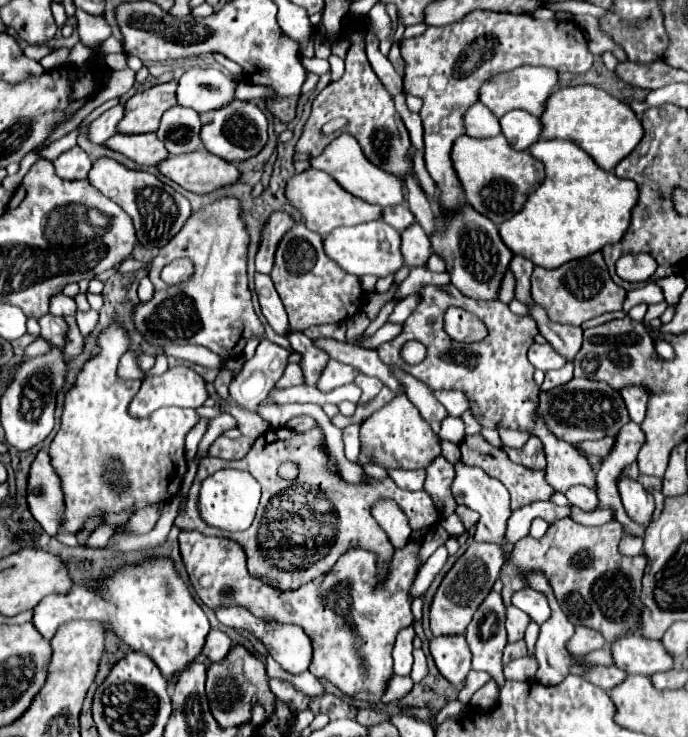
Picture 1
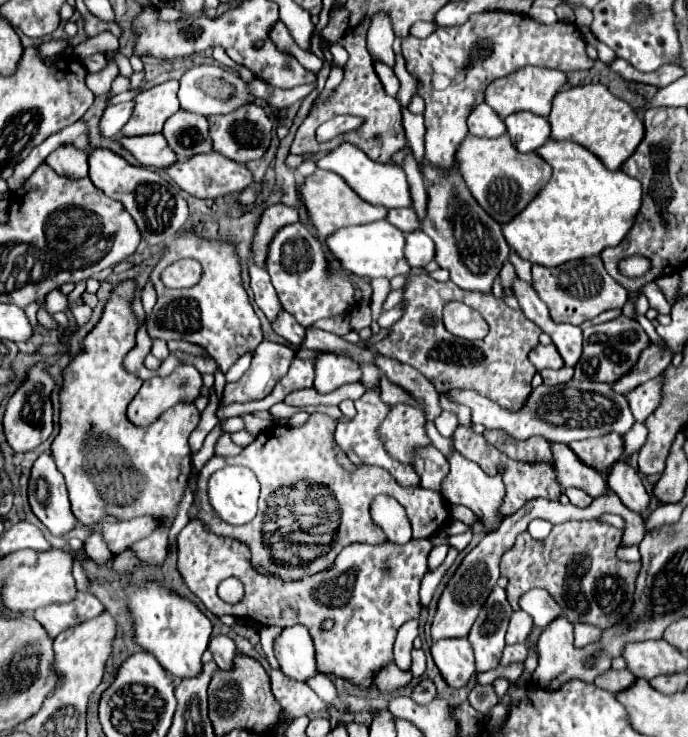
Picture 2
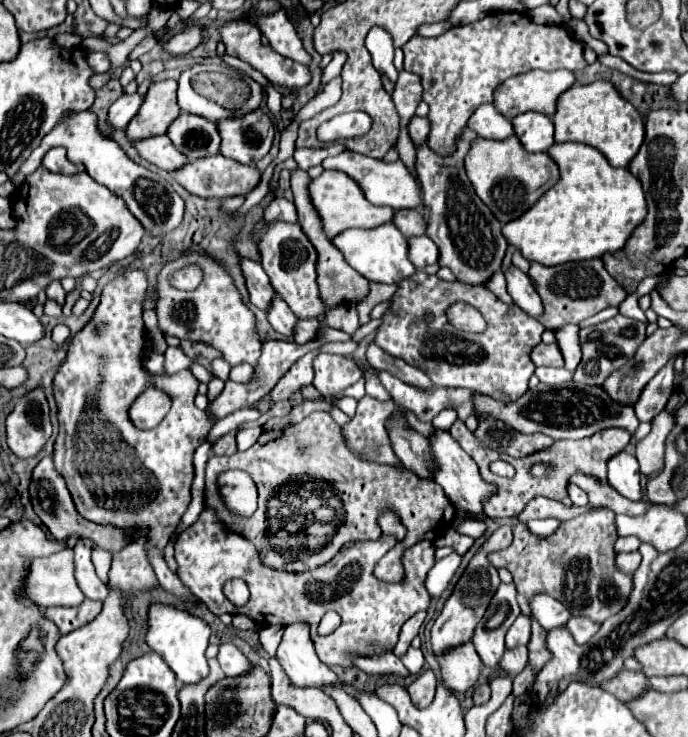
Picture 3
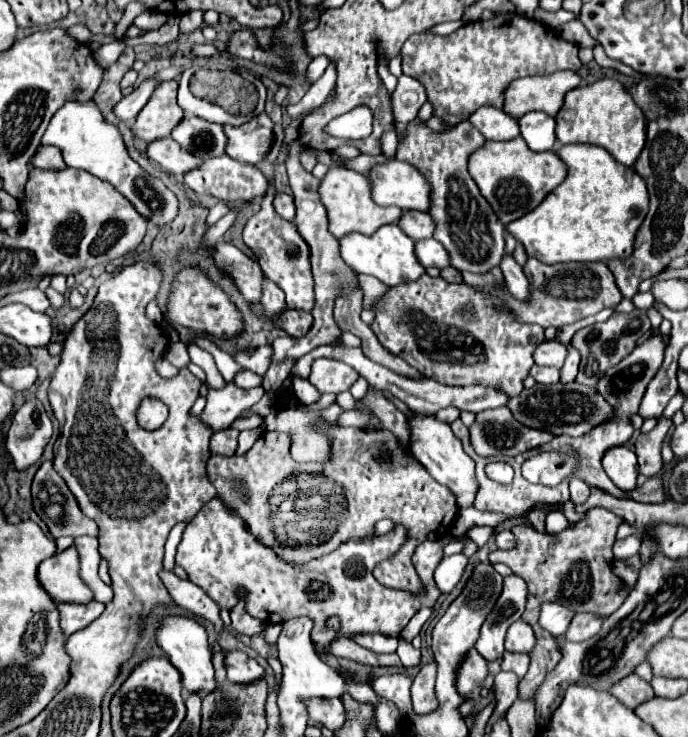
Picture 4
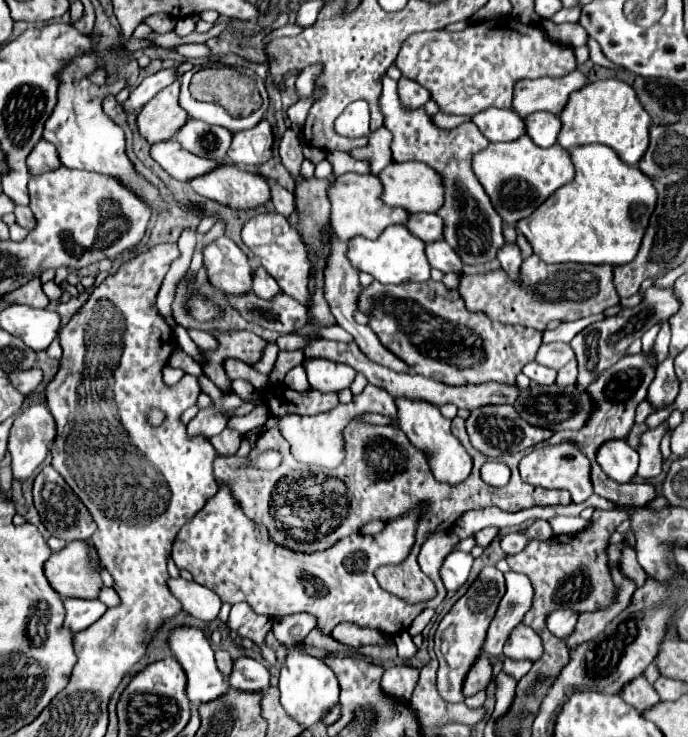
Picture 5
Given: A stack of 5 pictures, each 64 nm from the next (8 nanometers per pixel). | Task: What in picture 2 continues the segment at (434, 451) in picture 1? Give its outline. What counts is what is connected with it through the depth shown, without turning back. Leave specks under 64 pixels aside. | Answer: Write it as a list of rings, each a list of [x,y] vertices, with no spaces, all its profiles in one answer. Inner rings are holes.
[[[394,404],[390,406],[386,418],[378,426],[378,436],[394,460],[412,466],[414,456],[418,456],[418,448],[430,446],[430,438],[426,436],[426,420],[420,408],[410,404]]]

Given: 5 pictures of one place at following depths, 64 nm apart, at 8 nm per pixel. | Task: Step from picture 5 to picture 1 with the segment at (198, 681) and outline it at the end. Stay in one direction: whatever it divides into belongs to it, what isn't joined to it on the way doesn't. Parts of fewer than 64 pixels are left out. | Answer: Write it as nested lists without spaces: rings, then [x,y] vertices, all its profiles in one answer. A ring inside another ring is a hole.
[[[168,556],[144,558],[104,572],[92,586],[74,584],[66,594],[50,594],[34,608],[36,630],[50,640],[60,624],[70,620],[96,620],[136,652],[148,654],[164,676],[170,676],[200,654],[210,622],[190,594],[176,564]]]

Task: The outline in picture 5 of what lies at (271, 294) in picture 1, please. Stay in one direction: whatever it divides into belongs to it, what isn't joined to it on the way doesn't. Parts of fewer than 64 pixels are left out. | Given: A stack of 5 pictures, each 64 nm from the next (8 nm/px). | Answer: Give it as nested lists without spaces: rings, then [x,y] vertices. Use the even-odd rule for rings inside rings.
[[[222,236],[206,246],[204,264],[208,268],[208,278],[216,288],[222,288],[232,296],[252,292],[254,268],[250,266],[246,254],[230,238]]]

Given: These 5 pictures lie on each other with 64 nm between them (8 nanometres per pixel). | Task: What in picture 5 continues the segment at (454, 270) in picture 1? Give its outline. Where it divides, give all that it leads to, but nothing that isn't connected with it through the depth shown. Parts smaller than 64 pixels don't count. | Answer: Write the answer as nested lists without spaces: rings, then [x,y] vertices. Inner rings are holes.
[[[388,74],[382,78],[382,84],[384,90],[380,96],[380,110],[384,112],[384,126],[394,134],[392,158],[396,162],[424,162],[440,174],[444,186],[444,204],[436,214],[444,220],[444,240],[458,252],[464,266],[480,266],[492,262],[498,250],[504,246],[502,220],[492,208],[484,188],[470,168],[472,156],[478,150],[486,148],[488,140],[482,136],[474,122],[464,122],[454,130],[436,128],[432,124],[432,118],[426,116],[422,108],[418,108],[416,112],[408,112],[400,106],[396,84]]]

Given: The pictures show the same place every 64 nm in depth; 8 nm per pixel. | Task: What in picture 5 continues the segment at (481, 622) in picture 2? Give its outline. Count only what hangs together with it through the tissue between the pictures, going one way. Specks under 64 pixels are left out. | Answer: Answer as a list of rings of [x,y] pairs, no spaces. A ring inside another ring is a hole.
[[[506,572],[506,594],[502,596],[498,610],[488,626],[482,652],[488,656],[500,656],[510,630],[518,626],[532,604],[532,584],[524,574]]]

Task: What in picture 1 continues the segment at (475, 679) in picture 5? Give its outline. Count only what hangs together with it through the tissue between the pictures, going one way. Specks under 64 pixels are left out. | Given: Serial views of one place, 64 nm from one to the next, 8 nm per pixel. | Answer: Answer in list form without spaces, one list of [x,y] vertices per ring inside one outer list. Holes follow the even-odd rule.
[[[464,634],[434,636],[430,640],[430,654],[446,680],[460,684],[470,672],[470,650]]]

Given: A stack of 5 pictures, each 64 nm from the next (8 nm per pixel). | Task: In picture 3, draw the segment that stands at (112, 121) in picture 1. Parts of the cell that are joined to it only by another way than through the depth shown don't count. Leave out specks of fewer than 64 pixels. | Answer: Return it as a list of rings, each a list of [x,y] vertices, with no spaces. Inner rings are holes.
[[[124,94],[120,96],[108,110],[108,124],[112,128],[126,128],[126,124],[134,118],[134,114],[138,112],[142,104],[142,96],[140,94]]]

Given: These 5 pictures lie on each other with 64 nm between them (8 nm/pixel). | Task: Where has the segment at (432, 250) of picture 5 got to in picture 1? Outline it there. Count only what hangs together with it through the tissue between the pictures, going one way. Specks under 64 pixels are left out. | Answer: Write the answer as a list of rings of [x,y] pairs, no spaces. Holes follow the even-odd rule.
[[[414,222],[410,228],[406,228],[402,232],[400,248],[402,248],[404,264],[408,264],[408,266],[424,266],[432,254],[430,240],[418,222]]]

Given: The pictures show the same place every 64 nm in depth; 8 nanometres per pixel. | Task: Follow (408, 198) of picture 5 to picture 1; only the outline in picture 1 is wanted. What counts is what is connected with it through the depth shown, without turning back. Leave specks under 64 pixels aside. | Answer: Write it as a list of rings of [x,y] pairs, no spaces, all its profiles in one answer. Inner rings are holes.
[[[340,134],[338,138],[334,138],[320,156],[310,158],[310,164],[312,164],[312,168],[330,174],[346,192],[350,192],[350,194],[354,194],[354,196],[358,196],[370,204],[388,208],[388,206],[396,206],[396,204],[404,202],[402,180],[372,166],[372,162],[366,160],[358,140],[354,140],[352,134]]]

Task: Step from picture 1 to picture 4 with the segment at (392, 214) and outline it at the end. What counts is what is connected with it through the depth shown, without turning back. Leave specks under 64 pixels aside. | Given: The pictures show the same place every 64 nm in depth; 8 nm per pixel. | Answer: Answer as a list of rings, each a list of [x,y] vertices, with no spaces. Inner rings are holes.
[[[404,210],[402,216],[400,216],[400,220],[398,220],[398,226],[412,240],[432,238],[432,232],[434,232],[434,224],[432,224],[432,218],[428,216],[428,212]]]

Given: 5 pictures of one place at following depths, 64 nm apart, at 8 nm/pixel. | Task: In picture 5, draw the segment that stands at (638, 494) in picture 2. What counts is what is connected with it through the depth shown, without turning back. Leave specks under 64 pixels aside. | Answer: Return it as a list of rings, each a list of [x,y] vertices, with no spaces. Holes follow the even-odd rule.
[[[610,440],[600,446],[598,464],[618,484],[628,484],[634,480],[638,470],[638,452],[626,444],[626,440]]]

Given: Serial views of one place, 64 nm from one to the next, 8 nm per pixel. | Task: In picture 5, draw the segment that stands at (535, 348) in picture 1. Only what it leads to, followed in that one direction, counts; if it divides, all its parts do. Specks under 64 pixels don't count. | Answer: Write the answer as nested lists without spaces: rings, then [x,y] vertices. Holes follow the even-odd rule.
[[[550,342],[550,344],[542,344],[538,354],[536,354],[536,362],[544,364],[548,368],[556,368],[560,370],[564,364],[568,364],[568,360],[574,358],[574,352],[568,344],[564,342]]]

